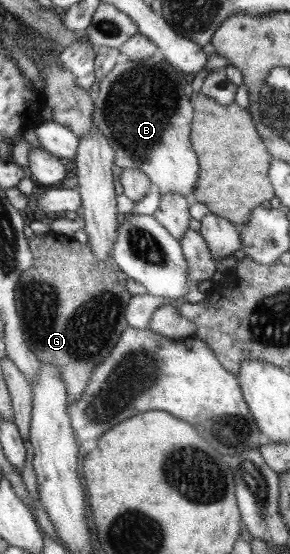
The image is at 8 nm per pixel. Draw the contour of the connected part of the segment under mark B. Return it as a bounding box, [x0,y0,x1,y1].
[93,56,200,199]

